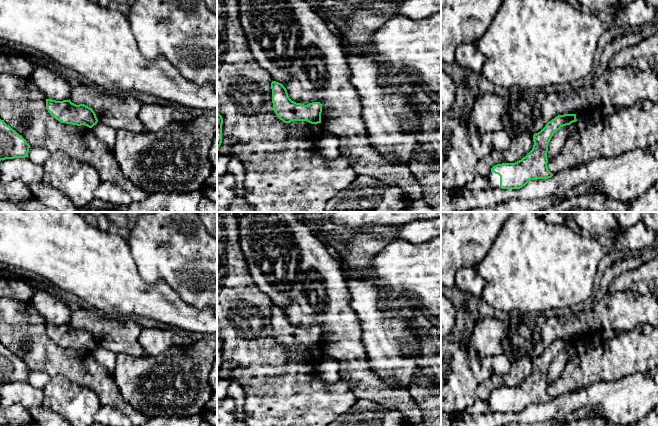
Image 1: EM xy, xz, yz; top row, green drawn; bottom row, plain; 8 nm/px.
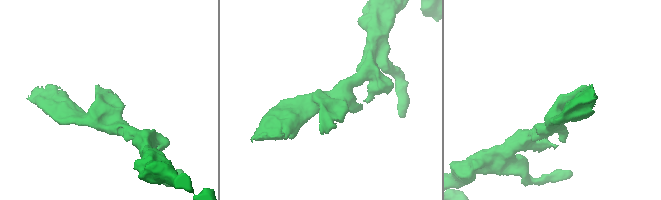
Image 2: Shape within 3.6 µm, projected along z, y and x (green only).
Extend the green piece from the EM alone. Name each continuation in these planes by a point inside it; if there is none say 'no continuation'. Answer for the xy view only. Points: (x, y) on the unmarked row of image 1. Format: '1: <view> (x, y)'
no continuation

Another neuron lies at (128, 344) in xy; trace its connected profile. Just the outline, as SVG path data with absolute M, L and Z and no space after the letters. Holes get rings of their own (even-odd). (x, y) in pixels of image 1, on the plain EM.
M110 316L100 318L98 325L88 323L83 328L93 333L98 346L116 354L126 353L134 357L144 355L143 349L137 341L143 328L131 319L120 321Z

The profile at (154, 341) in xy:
M163 326L143 328L137 341L145 356L157 356L175 345L177 331Z

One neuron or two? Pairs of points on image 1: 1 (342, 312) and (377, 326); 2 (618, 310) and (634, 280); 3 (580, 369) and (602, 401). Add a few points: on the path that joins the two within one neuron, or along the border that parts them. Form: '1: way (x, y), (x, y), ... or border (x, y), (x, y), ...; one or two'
1: border (349, 296), (351, 308), (359, 320), (362, 341); two
2: border (647, 292), (620, 290), (607, 294); two
3: border (613, 380), (592, 383), (568, 393); two

